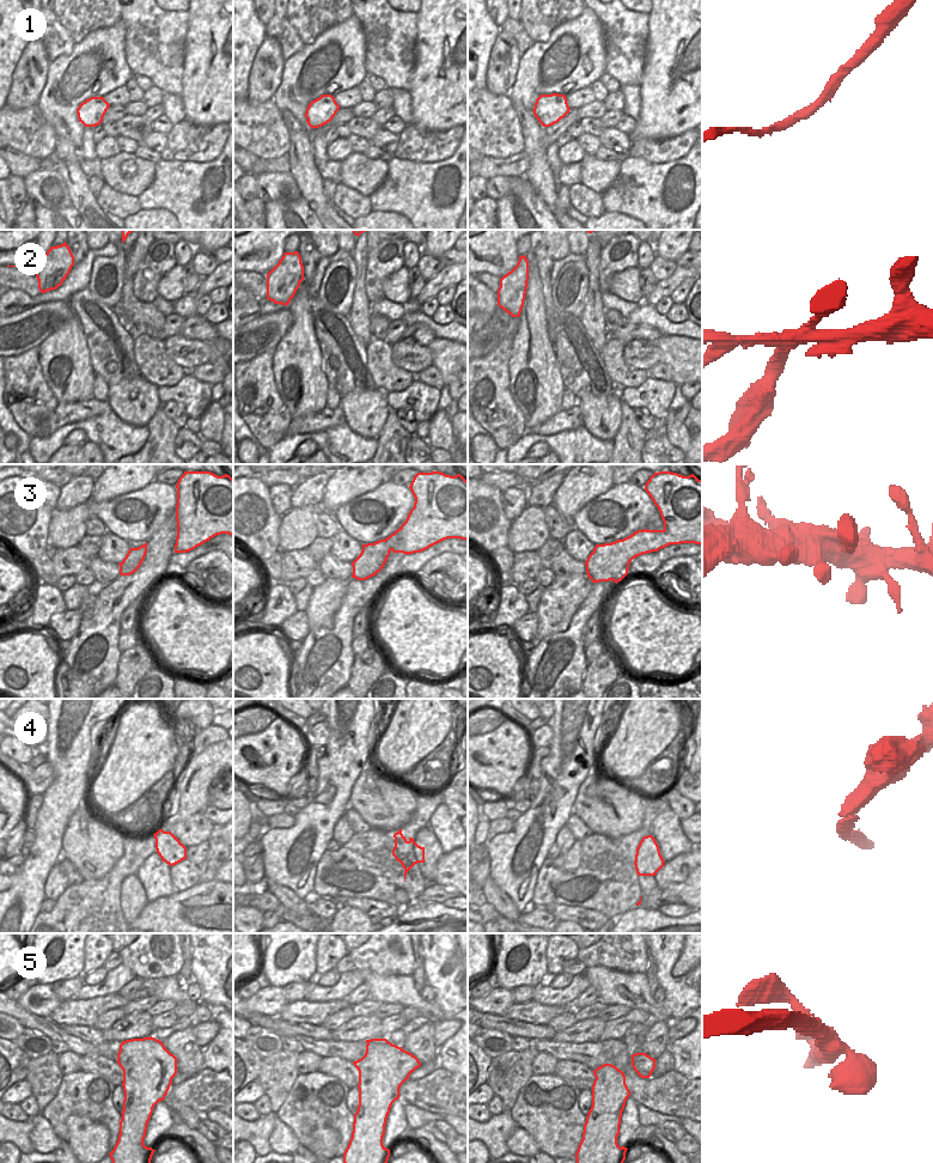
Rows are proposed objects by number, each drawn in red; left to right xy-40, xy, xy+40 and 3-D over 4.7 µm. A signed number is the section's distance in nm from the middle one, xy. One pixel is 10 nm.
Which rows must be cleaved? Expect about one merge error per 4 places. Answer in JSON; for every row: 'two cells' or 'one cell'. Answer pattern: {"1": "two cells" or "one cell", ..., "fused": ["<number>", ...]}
{"1": "two cells", "2": "two cells", "3": "one cell", "4": "two cells", "5": "one cell", "fused": ["1", "2", "4"]}

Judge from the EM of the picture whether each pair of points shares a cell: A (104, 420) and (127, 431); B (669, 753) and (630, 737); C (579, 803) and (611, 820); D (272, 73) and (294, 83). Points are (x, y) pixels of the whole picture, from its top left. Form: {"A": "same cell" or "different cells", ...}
{"A": "same cell", "B": "different cells", "C": "same cell", "D": "different cells"}

